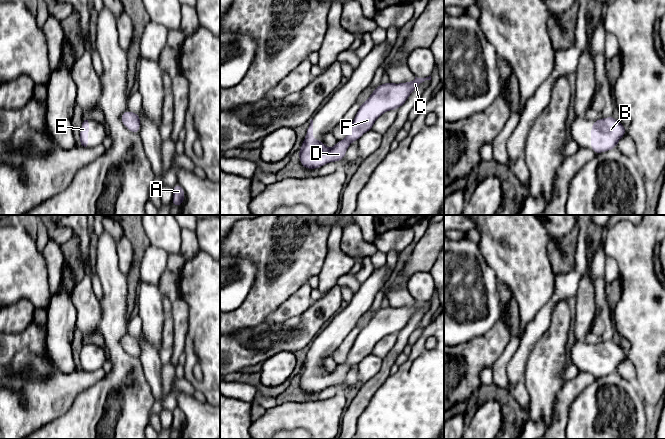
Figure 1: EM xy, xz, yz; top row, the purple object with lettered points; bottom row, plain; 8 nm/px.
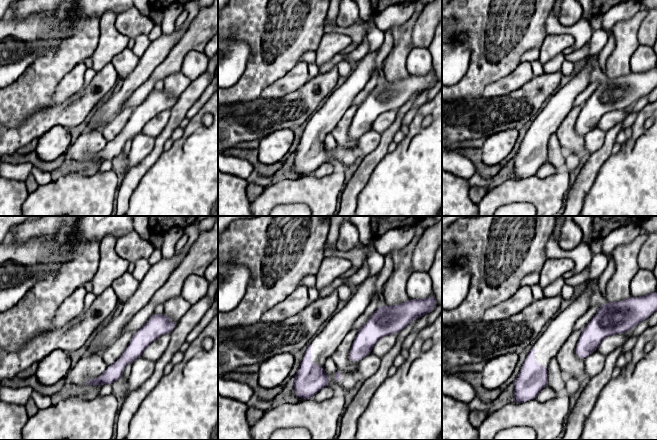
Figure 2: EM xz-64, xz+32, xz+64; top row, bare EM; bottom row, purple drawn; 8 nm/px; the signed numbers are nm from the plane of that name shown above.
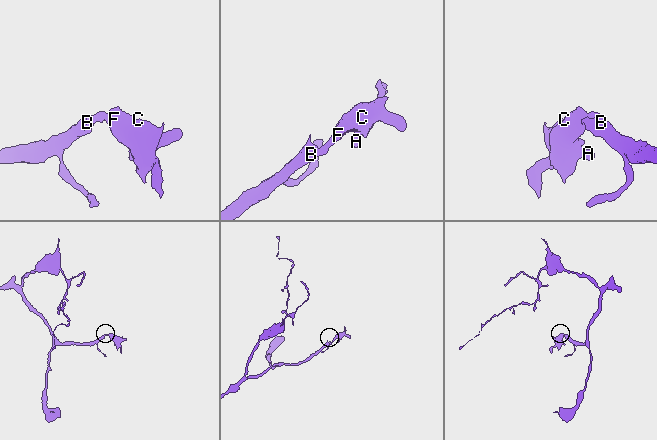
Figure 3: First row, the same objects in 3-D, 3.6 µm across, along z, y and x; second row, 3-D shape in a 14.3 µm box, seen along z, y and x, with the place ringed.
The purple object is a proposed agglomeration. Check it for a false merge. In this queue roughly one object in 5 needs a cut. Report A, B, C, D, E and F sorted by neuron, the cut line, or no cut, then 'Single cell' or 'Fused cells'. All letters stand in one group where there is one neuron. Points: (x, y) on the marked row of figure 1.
Groups: A B C D E F. No split. Single cell

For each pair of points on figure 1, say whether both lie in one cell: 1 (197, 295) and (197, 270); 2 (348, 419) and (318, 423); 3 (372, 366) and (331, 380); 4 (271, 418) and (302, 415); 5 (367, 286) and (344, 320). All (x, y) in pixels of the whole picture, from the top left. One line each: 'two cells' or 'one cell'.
1: one cell
2: two cells
3: two cells
4: one cell
5: one cell

